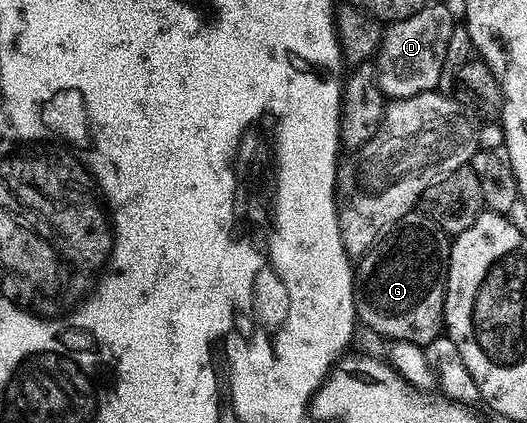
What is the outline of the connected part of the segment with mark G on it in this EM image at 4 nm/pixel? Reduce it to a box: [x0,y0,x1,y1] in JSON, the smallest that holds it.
[354,211,449,345]

